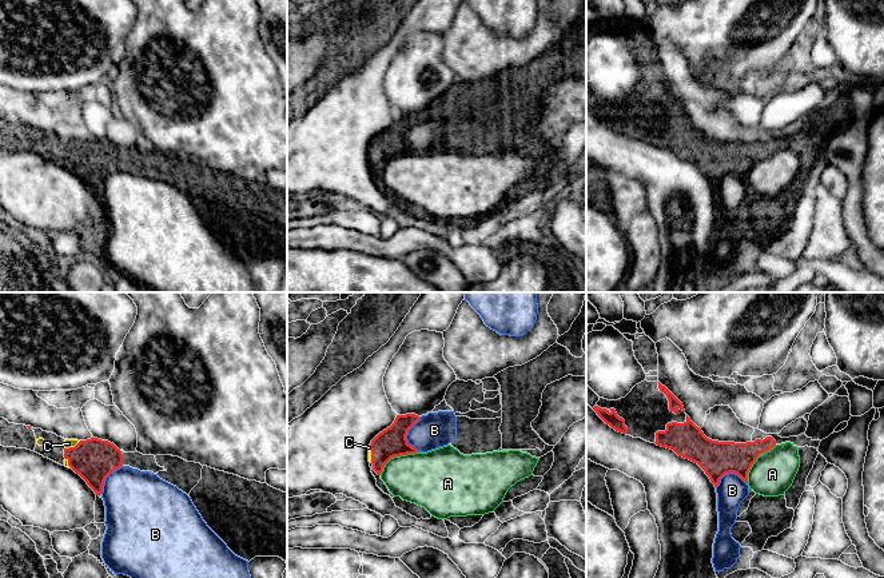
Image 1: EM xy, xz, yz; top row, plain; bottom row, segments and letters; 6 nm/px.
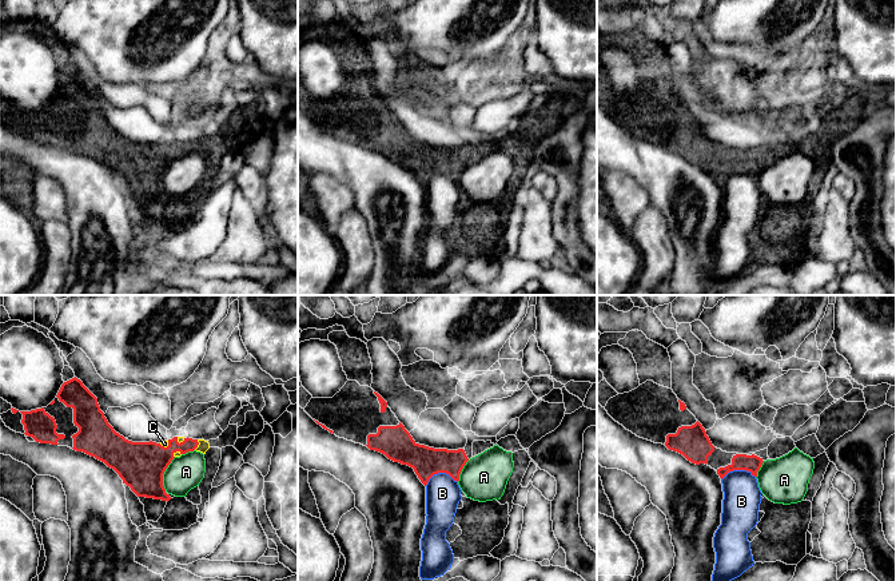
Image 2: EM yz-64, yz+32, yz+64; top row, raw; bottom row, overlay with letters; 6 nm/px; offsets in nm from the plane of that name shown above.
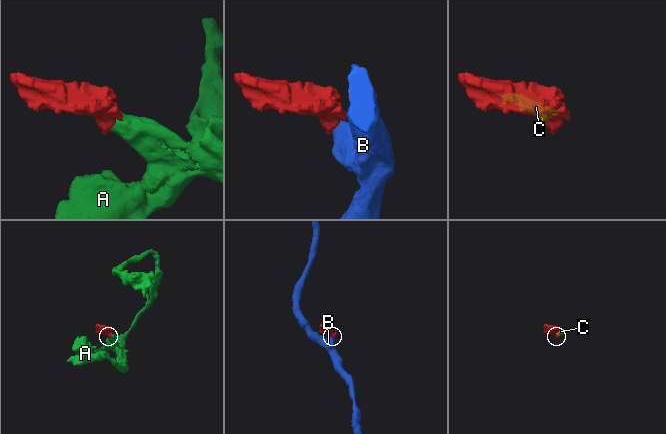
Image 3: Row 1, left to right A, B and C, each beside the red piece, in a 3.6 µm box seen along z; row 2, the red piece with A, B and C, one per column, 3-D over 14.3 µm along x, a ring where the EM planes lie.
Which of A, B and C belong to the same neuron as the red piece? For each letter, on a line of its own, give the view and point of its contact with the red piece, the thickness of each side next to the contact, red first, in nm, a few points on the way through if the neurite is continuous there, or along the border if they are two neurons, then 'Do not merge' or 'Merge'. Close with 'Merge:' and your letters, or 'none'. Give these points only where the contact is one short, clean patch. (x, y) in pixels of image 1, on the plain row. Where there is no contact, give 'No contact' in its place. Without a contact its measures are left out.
A: Touches red at yz (755, 162). Thickness 220 nm (red) against 260 nm. Boundary: yz (776, 146), (759, 156), (748, 174), (747, 183). Do not merge
B: Touches red at xz (406, 135). Thickness 180 nm (red) against 220 nm. Boundary: xz (421, 118), (406, 136), (406, 142), (417, 152). Do not merge
C: Touches red at xy (72, 148). Thickness 260 nm (red) against 50 nm. Merge
Merge: C

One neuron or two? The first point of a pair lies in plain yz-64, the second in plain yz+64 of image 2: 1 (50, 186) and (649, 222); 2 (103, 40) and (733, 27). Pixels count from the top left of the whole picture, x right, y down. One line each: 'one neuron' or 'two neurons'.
1: two neurons
2: one neuron

